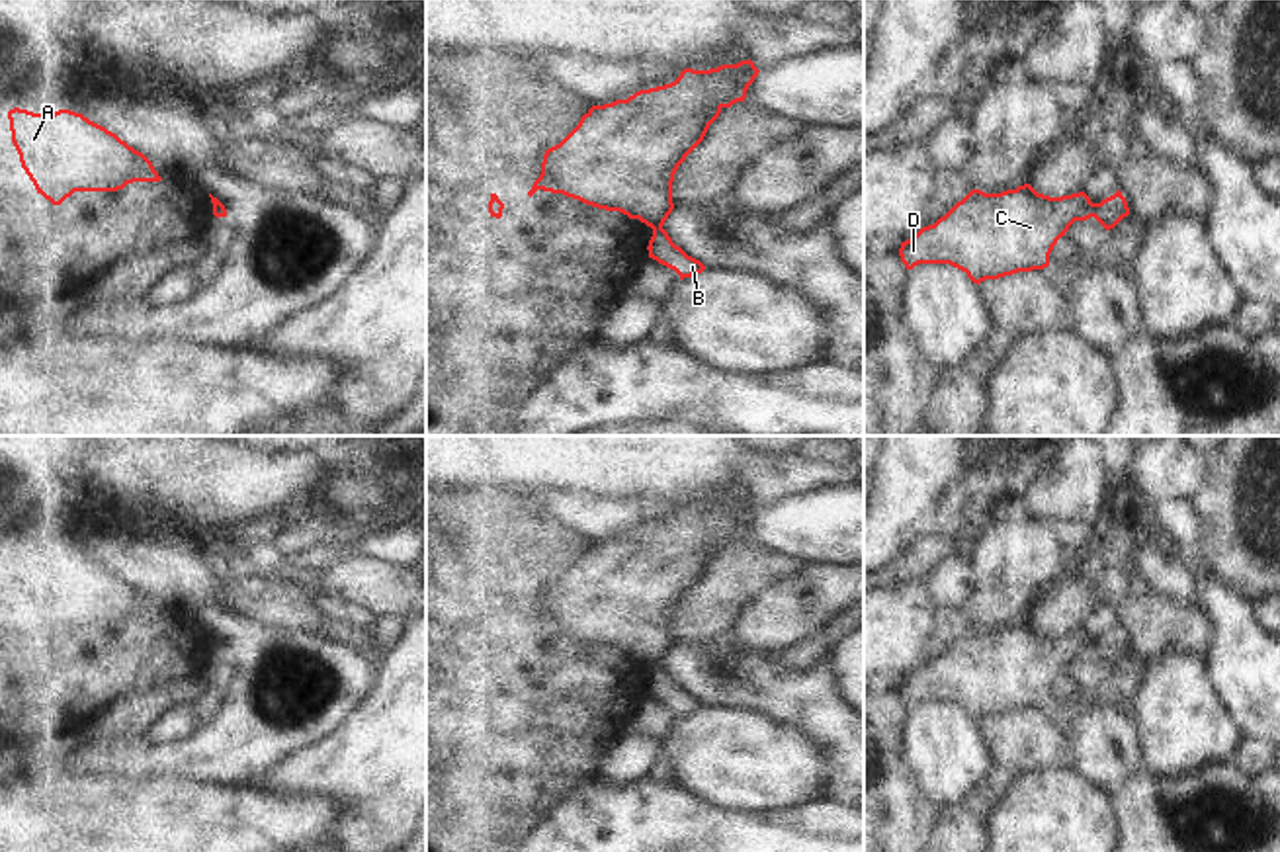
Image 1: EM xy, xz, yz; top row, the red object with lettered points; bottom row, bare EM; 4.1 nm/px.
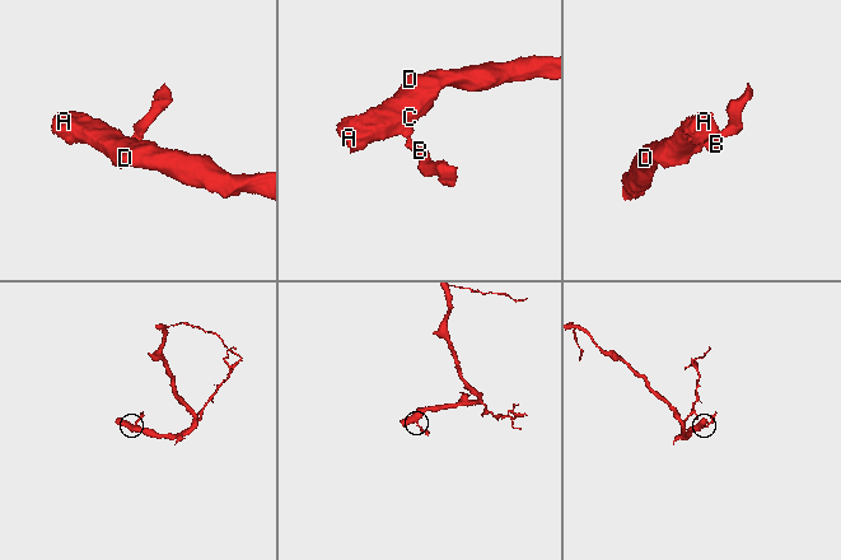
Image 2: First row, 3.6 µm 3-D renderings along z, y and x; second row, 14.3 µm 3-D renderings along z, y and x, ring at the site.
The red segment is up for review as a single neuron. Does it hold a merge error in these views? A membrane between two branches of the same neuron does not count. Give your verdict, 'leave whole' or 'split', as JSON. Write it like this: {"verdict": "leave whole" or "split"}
{"verdict": "split"}

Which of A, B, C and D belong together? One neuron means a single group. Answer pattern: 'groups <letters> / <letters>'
groups A C D / B

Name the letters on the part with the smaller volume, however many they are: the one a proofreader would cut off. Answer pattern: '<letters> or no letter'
B

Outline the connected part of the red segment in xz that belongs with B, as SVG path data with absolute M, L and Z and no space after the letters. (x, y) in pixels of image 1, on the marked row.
M662 227L653 231L647 250L649 258L674 270L680 279L698 276L705 270L700 260L688 256L680 246L676 246Z

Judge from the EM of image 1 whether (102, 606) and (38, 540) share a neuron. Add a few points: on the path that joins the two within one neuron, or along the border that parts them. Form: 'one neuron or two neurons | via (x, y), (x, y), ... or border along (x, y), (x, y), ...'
two neurons | border along (20, 546), (34, 550), (75, 548), (92, 559)

